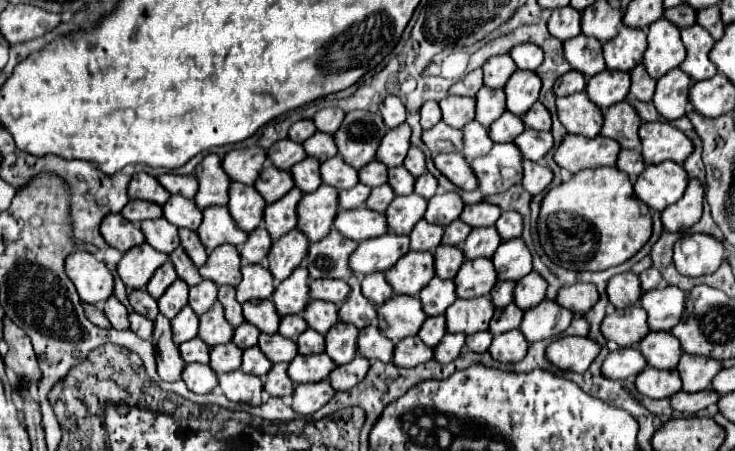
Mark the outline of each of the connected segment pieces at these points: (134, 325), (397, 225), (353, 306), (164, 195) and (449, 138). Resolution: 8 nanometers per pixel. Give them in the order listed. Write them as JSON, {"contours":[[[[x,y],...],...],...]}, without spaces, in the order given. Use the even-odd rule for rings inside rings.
{"contours":[[[[135,311],[129,315],[129,321],[131,321],[131,331],[135,331],[141,339],[151,339],[155,321],[151,321],[149,317],[141,317],[141,315],[135,313]]],[[[417,193],[405,195],[405,197],[395,197],[385,213],[389,229],[393,233],[401,233],[401,235],[409,235],[413,225],[423,219],[423,213],[427,209],[427,201],[423,197],[419,197]]],[[[351,277],[351,279],[349,279],[349,287],[351,287],[351,295],[349,295],[349,297],[345,299],[345,303],[339,307],[339,317],[341,317],[345,323],[357,325],[359,329],[375,323],[375,321],[377,321],[377,317],[375,317],[377,307],[361,293],[359,279],[357,279],[357,277]]],[[[137,173],[129,183],[129,199],[147,199],[157,205],[165,205],[169,197],[167,189],[163,189],[163,185],[159,185],[149,173]]],[[[439,121],[433,129],[423,131],[423,141],[435,155],[459,151],[459,149],[463,149],[463,131],[451,129],[447,123]]]]}

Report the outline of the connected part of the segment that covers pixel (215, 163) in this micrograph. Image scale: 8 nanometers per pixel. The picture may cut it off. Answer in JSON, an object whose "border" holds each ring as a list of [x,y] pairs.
{"border":[[[209,153],[201,165],[197,167],[195,177],[199,179],[199,191],[195,195],[195,203],[199,209],[211,205],[227,205],[227,189],[231,179],[221,167],[221,157],[217,153]]]}

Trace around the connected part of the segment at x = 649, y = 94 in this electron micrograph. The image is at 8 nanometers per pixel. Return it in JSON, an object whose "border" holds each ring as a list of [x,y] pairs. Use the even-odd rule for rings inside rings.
{"border":[[[637,65],[631,71],[631,93],[639,99],[639,101],[651,101],[653,99],[653,91],[655,91],[657,81],[653,77],[649,77],[649,73],[643,69],[643,65]]]}

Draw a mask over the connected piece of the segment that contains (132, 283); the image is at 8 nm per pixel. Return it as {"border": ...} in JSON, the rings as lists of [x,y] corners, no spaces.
{"border":[[[143,243],[143,245],[131,247],[123,255],[123,259],[117,265],[117,273],[129,289],[145,289],[155,269],[159,269],[159,265],[167,261],[169,261],[169,255],[159,253],[151,249],[151,245]]]}

